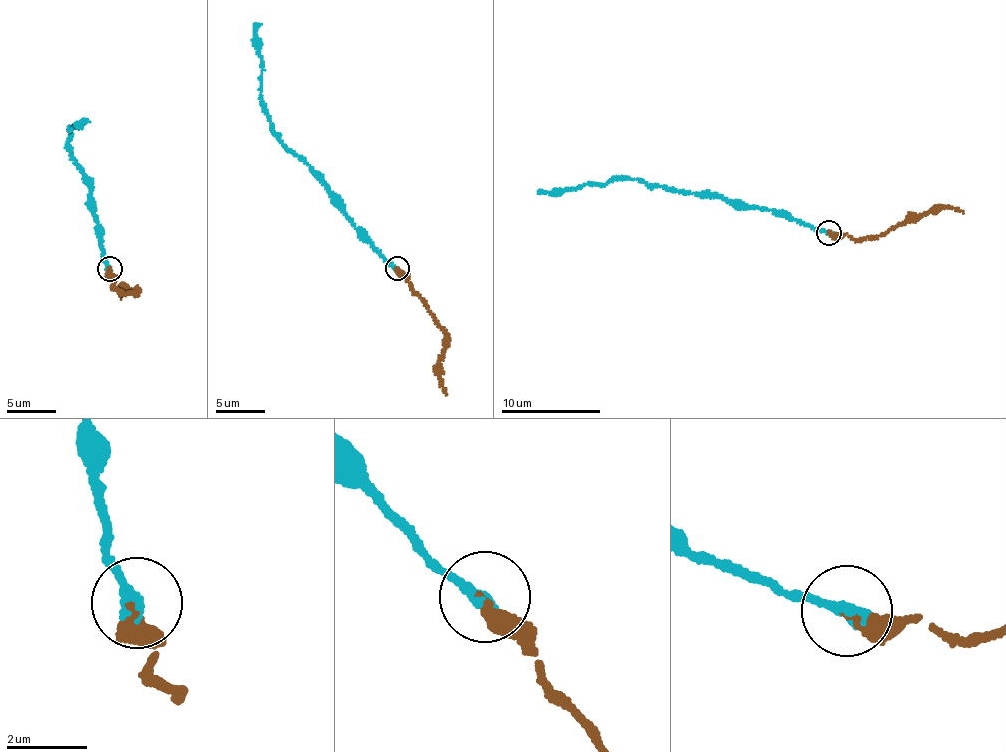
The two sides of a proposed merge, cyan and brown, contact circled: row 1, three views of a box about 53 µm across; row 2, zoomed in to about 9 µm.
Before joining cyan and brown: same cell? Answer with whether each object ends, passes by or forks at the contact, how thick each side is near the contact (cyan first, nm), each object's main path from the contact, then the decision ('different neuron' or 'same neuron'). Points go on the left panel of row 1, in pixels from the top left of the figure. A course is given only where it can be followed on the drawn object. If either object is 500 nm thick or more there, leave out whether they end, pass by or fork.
cyan ends there; brown ends there; 280 nm thick on the cyan side, 380 nm on the other; cyan runs (110, 269), (90, 193), (92, 186), (74, 162), (69, 142), (70, 130), (90, 122); brown runs (110, 269), (113, 286), (125, 296), (135, 292), (123, 287), (121, 299); same neuron

